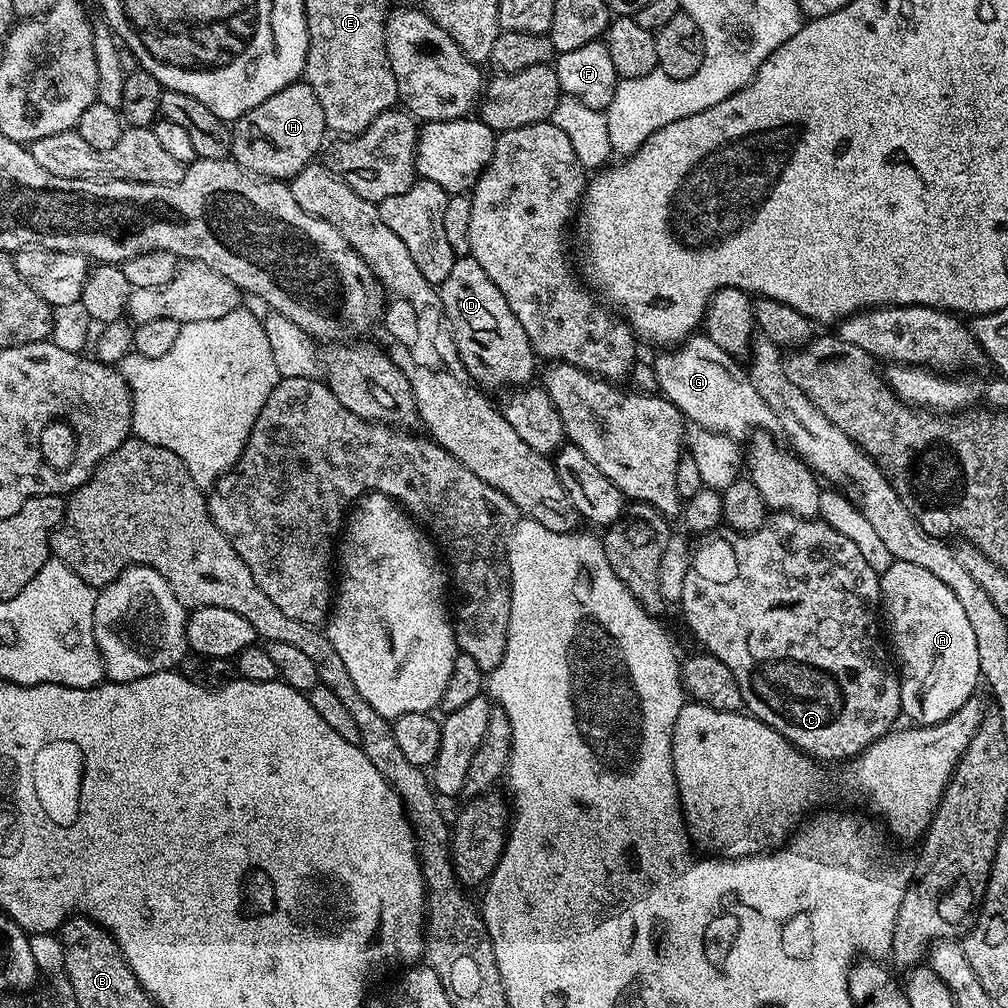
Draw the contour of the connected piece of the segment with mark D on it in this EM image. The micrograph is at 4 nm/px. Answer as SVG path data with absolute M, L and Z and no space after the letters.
M470 254L457 258L438 291L458 354L477 385L485 389L500 388L503 384L527 385L536 372L538 357L532 351L530 338L526 338L526 330L514 318L514 310L502 298L502 290L490 282L490 274L478 266L476 259Z

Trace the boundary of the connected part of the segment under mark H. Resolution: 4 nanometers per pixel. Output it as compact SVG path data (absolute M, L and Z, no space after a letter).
M297 82L270 94L266 102L258 102L254 110L246 110L237 120L231 121L231 159L243 166L247 172L262 176L266 180L291 181L325 147L326 118L318 94L306 82Z

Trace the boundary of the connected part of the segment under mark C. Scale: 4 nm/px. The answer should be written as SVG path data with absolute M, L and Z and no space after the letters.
M773 511L767 517L767 520L760 528L747 534L741 534L733 530L717 530L709 532L703 537L704 540L699 545L695 545L692 554L692 569L686 574L686 583L682 590L682 598L678 602L679 607L684 607L684 620L688 623L690 631L696 635L696 640L700 643L699 647L708 655L718 658L718 662L726 662L726 667L730 669L730 674L734 674L734 679L738 681L738 690L742 690L742 698L744 699L744 708L757 720L766 722L766 726L770 726L774 730L778 730L778 734L782 734L788 740L789 744L799 748L800 751L807 753L818 762L824 760L844 760L849 761L851 758L858 756L864 749L874 743L879 736L884 736L887 732L893 731L896 719L901 719L900 710L900 677L897 669L894 667L893 661L890 659L889 649L886 647L885 637L882 635L882 605L880 603L880 578L874 569L870 566L870 562L866 562L866 558L862 558L862 550L858 550L858 546L854 546L854 542L850 538L846 538L846 534L842 534L838 530L834 530L834 526L830 526L823 518L808 519L806 517L796 516L790 512Z

